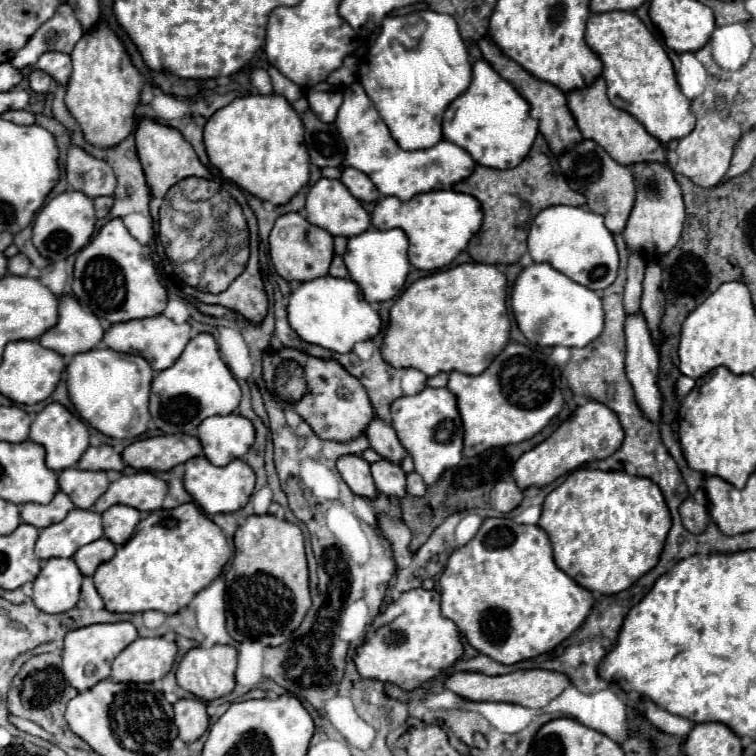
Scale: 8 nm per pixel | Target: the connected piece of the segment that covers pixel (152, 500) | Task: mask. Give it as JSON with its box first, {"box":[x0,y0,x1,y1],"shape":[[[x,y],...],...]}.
{"box":[93,471,167,513],"shape":[[[141,471],[135,475],[123,475],[121,479],[113,481],[109,489],[97,499],[93,511],[103,513],[117,503],[135,507],[139,511],[157,511],[161,509],[165,495],[167,483],[147,471]]]}

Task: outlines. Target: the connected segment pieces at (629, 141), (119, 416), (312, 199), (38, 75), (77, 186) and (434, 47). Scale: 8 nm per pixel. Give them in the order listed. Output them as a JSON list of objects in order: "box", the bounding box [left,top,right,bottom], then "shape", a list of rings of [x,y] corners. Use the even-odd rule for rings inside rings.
[{"box":[565,77,665,165],"shape":[[[597,77],[595,83],[583,87],[583,89],[575,89],[565,93],[569,109],[583,133],[583,139],[591,139],[595,143],[599,143],[617,163],[621,165],[633,165],[639,161],[659,161],[665,163],[665,147],[645,131],[645,127],[633,119],[633,115],[629,115],[627,111],[621,111],[617,107],[613,107],[607,99],[607,87],[605,87],[605,79]]]},{"box":[67,347,153,439],"shape":[[[107,347],[91,349],[75,355],[67,365],[67,389],[79,415],[103,435],[115,439],[133,439],[147,431],[149,391],[153,369],[141,355],[117,353]]]},{"box":[305,179,371,237],"shape":[[[319,179],[309,195],[307,195],[307,203],[305,203],[305,211],[307,211],[307,221],[329,231],[331,235],[343,235],[343,237],[355,237],[361,235],[363,231],[367,231],[371,227],[371,217],[369,213],[363,209],[363,205],[349,193],[349,189],[339,181],[339,179]]]},{"box":[29,69,53,93],"shape":[[[33,69],[33,71],[29,73],[29,85],[31,85],[31,89],[33,89],[35,93],[49,93],[51,83],[53,83],[53,79],[51,79],[49,75],[45,75],[45,71]]]},{"box":[67,145,115,199],"shape":[[[75,145],[67,151],[67,181],[75,191],[83,191],[91,199],[115,191],[113,169]]]},{"box":[359,9,471,151],"shape":[[[429,9],[413,15],[419,15],[421,25],[425,21],[425,29],[415,35],[411,33],[411,15],[387,15],[379,37],[371,45],[359,69],[359,81],[365,93],[375,103],[381,119],[385,119],[397,145],[405,151],[433,147],[443,139],[443,113],[447,105],[471,83],[467,47],[459,35],[455,19]]]}]

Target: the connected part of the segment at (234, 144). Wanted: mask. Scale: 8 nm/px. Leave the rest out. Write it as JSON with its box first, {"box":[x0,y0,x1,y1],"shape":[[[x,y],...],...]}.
{"box":[205,95,309,205],"shape":[[[281,95],[237,97],[215,111],[205,125],[209,161],[224,179],[273,205],[289,203],[309,181],[309,153],[303,145],[303,123]]]}

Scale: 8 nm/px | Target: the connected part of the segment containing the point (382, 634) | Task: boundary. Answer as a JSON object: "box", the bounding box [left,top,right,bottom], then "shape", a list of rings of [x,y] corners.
{"box":[355,589,463,689],"shape":[[[411,589],[397,601],[387,605],[375,621],[391,621],[389,625],[375,623],[367,639],[355,653],[355,665],[365,679],[379,679],[397,683],[403,689],[417,689],[437,677],[441,671],[453,667],[463,655],[459,641],[459,629],[451,619],[441,615],[441,603],[437,591]]]}

